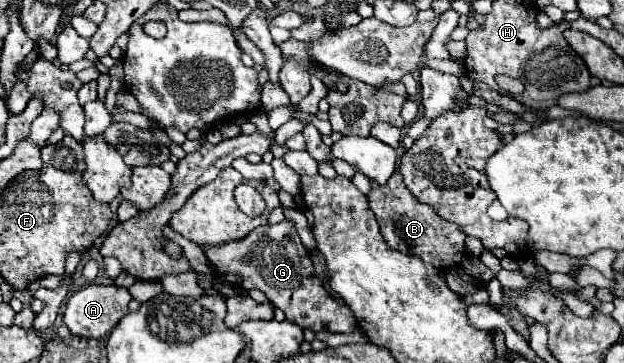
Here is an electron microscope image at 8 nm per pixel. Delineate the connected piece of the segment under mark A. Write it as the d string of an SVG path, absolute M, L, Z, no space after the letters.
M88 285L76 293L66 303L64 311L64 325L80 337L88 339L100 339L106 333L112 331L112 327L128 313L128 303L130 303L130 293L126 287L116 287L116 285Z

